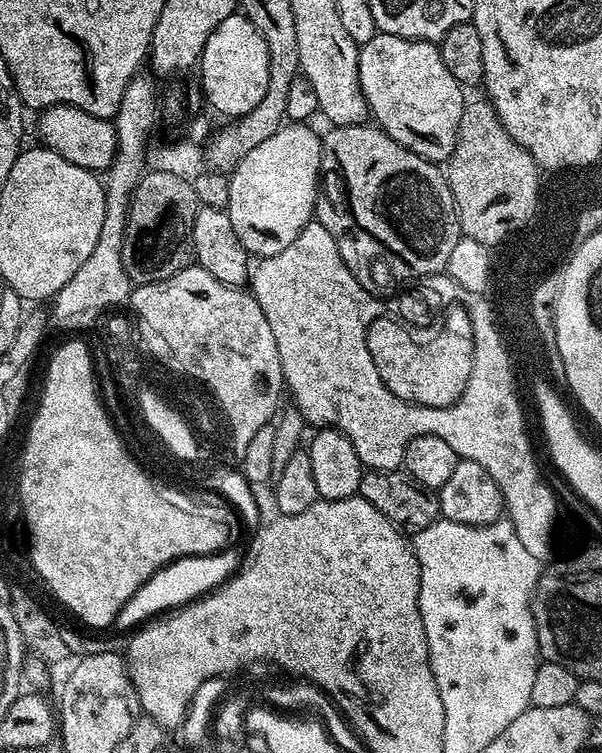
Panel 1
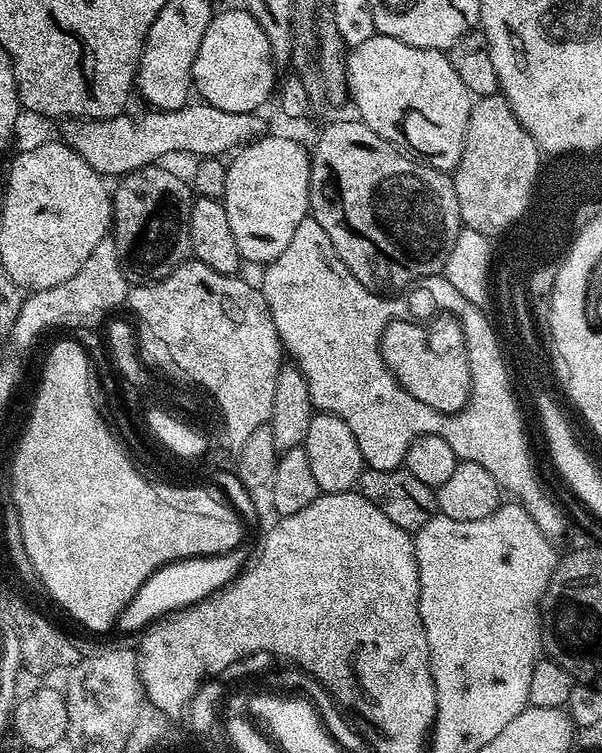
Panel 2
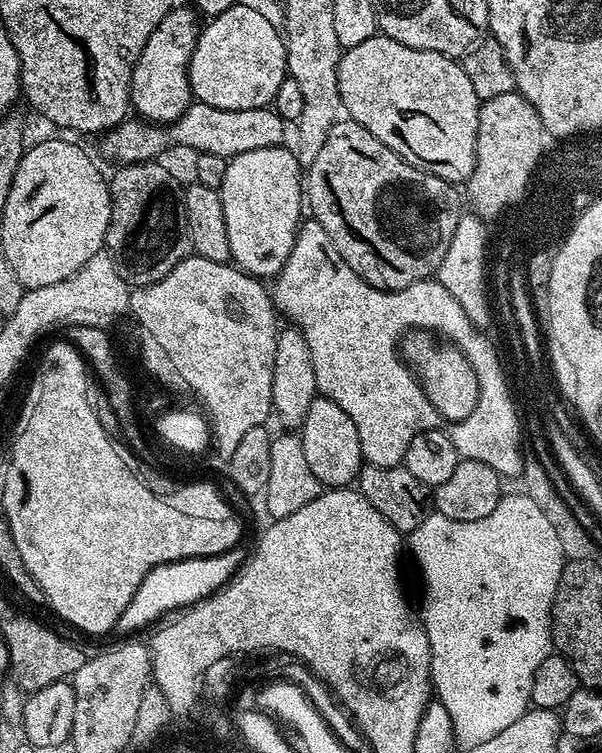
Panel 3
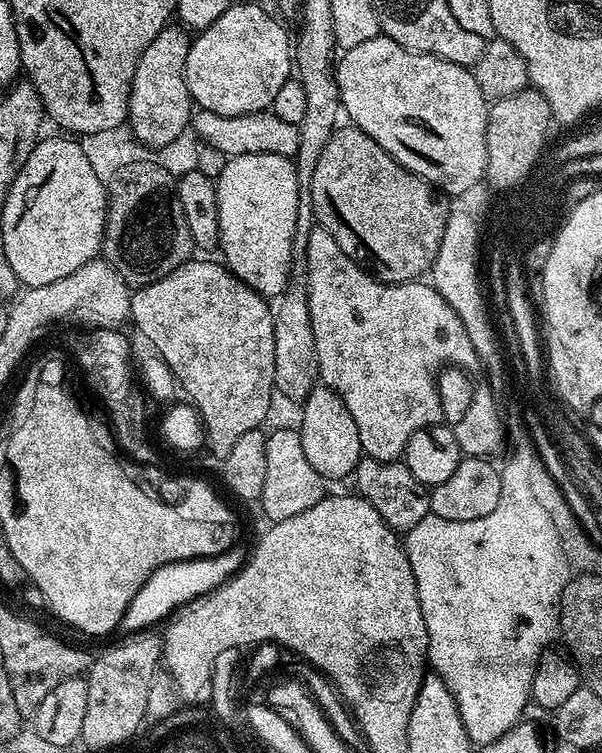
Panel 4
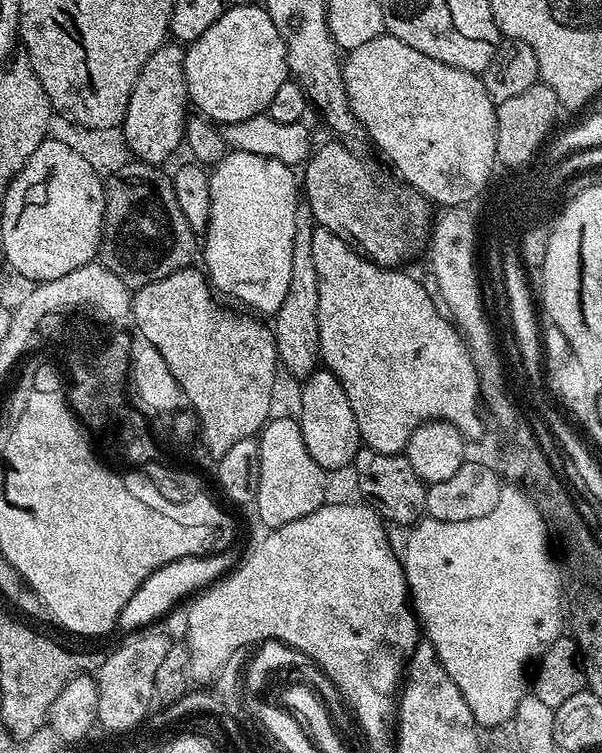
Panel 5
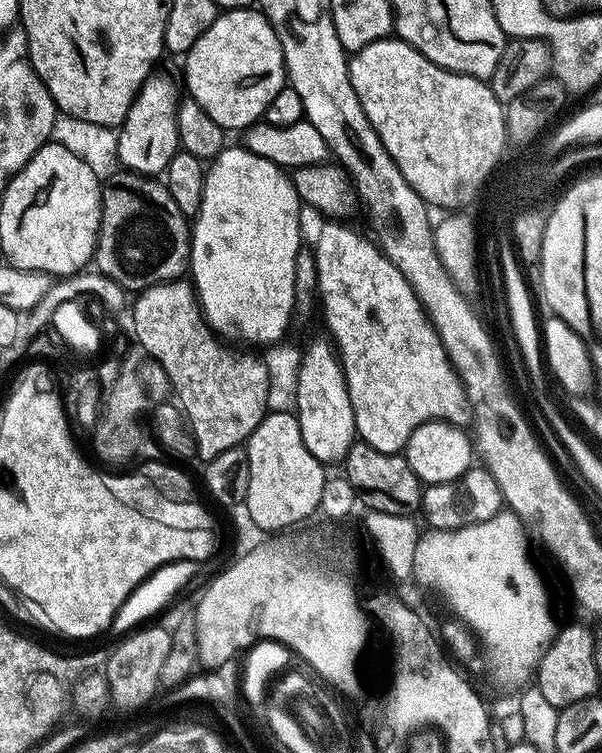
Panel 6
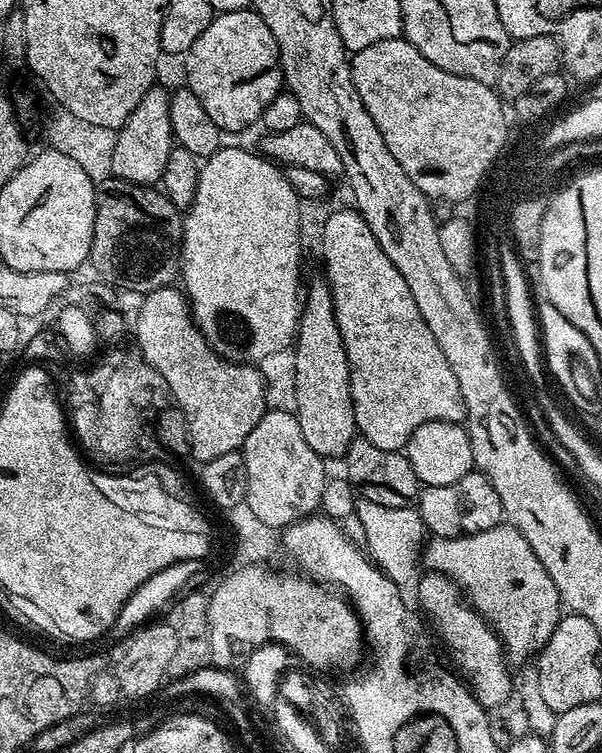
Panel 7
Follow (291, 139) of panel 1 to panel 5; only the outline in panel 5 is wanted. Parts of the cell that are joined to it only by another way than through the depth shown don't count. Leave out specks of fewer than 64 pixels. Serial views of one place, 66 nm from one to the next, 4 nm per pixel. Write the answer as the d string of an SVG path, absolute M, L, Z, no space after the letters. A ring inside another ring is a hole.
M229 151L224 157L221 164L215 165L210 172L210 222L208 223L207 232L202 236L202 256L204 252L203 271L208 277L209 284L221 297L229 296L232 300L237 300L240 304L245 304L248 308L253 308L253 313L264 314L260 312L268 312L274 314L282 306L283 299L286 298L287 290L290 283L290 260L293 253L294 245L294 214L296 203L298 201L298 176L296 176L291 167L282 162L278 162L274 158L262 158L258 154L246 154L245 152Z

